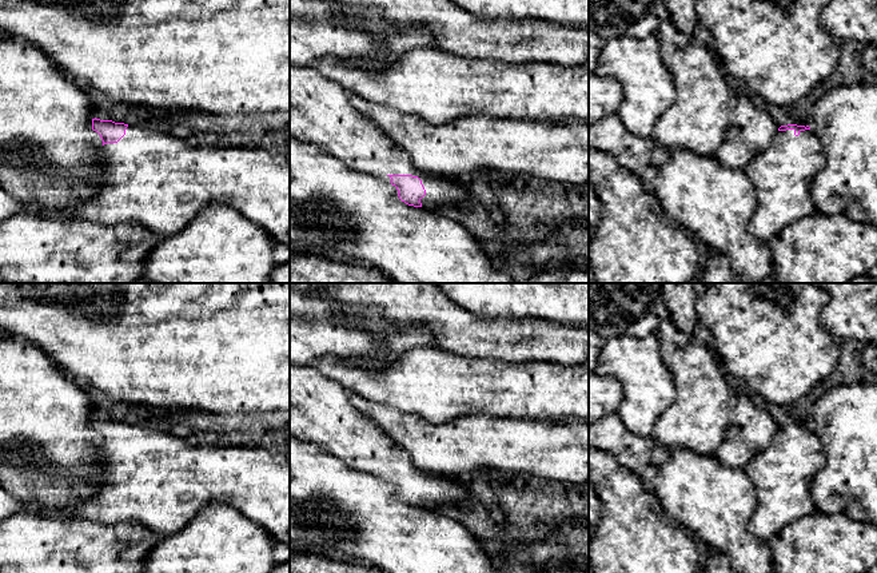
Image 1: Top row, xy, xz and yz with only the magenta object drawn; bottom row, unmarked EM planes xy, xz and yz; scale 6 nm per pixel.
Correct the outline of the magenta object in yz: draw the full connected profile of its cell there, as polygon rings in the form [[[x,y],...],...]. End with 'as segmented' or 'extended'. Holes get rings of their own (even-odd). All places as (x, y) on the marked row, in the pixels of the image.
[[[781,126],[769,147],[742,168],[757,194],[749,232],[766,242],[786,226],[813,215],[813,178],[825,167],[820,140],[809,126]]] | extended

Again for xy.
[[[96,118],[92,130],[103,140],[103,160],[99,174],[84,184],[97,190],[88,198],[72,199],[67,208],[51,211],[35,202],[21,202],[0,187],[0,222],[20,212],[103,226],[135,222],[166,239],[184,230],[203,207],[218,203],[243,214],[290,248],[290,156],[220,142],[191,146],[171,132]]] | extended

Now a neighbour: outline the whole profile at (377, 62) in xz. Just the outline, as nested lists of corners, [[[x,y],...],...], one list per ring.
[[[384,49],[374,55],[344,59],[346,65],[359,67],[367,71],[380,71],[398,60],[399,55],[388,53]]]

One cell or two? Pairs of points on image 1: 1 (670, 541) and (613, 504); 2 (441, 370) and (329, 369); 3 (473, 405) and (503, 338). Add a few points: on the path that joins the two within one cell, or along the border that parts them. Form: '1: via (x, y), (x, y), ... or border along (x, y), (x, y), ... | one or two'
1: via (656, 541), (650, 541), (628, 518) | one
2: via (413, 379), (357, 379) | one
3: border along (462, 355), (509, 362), (525, 361) | two

